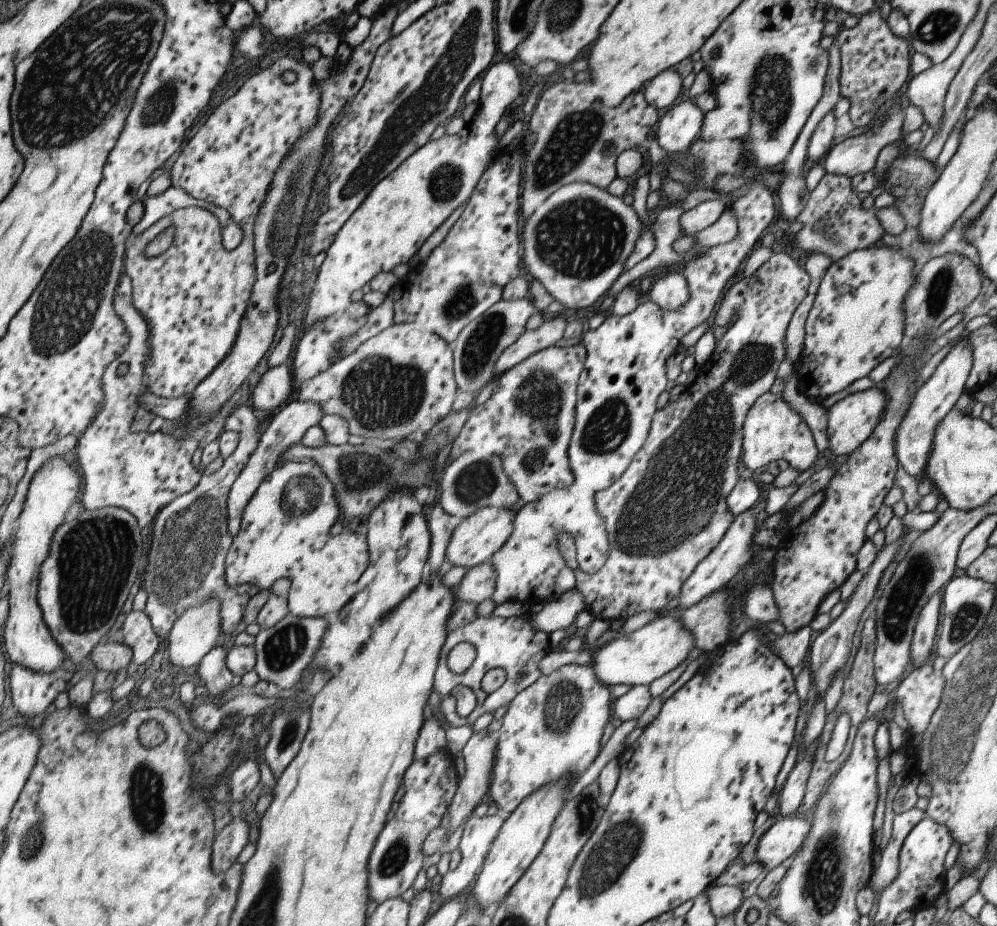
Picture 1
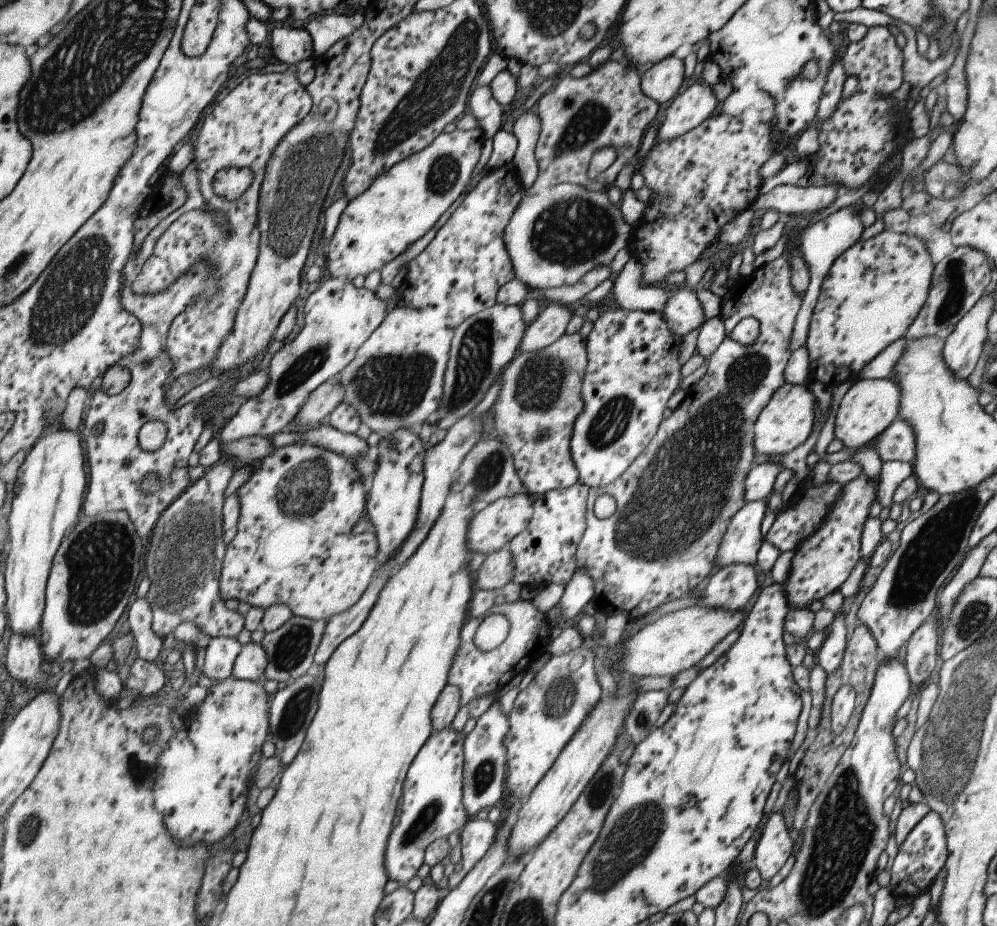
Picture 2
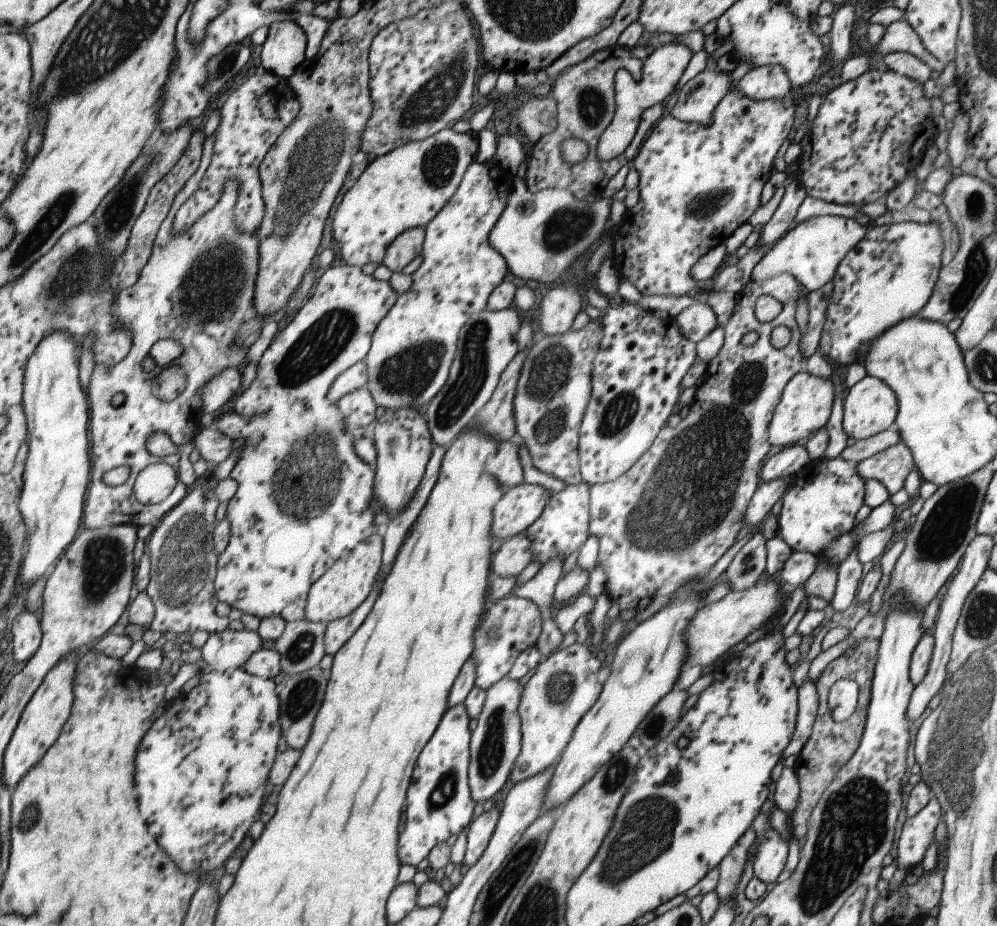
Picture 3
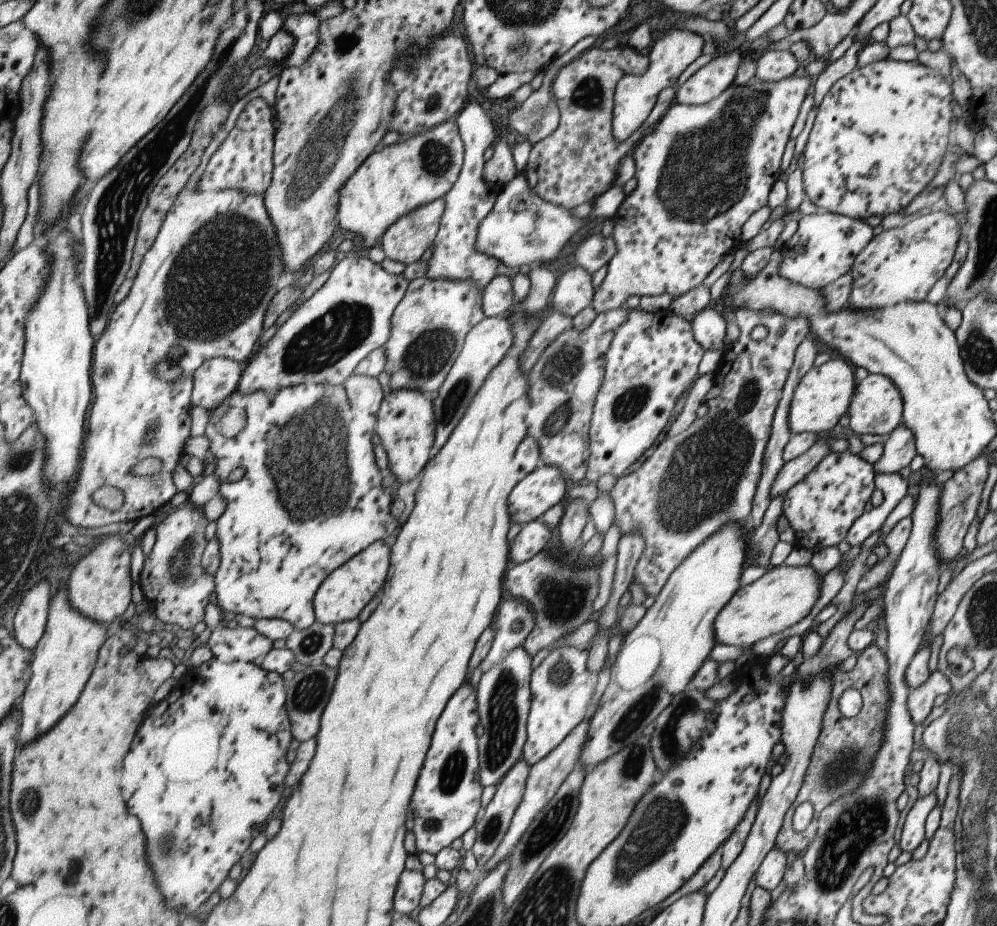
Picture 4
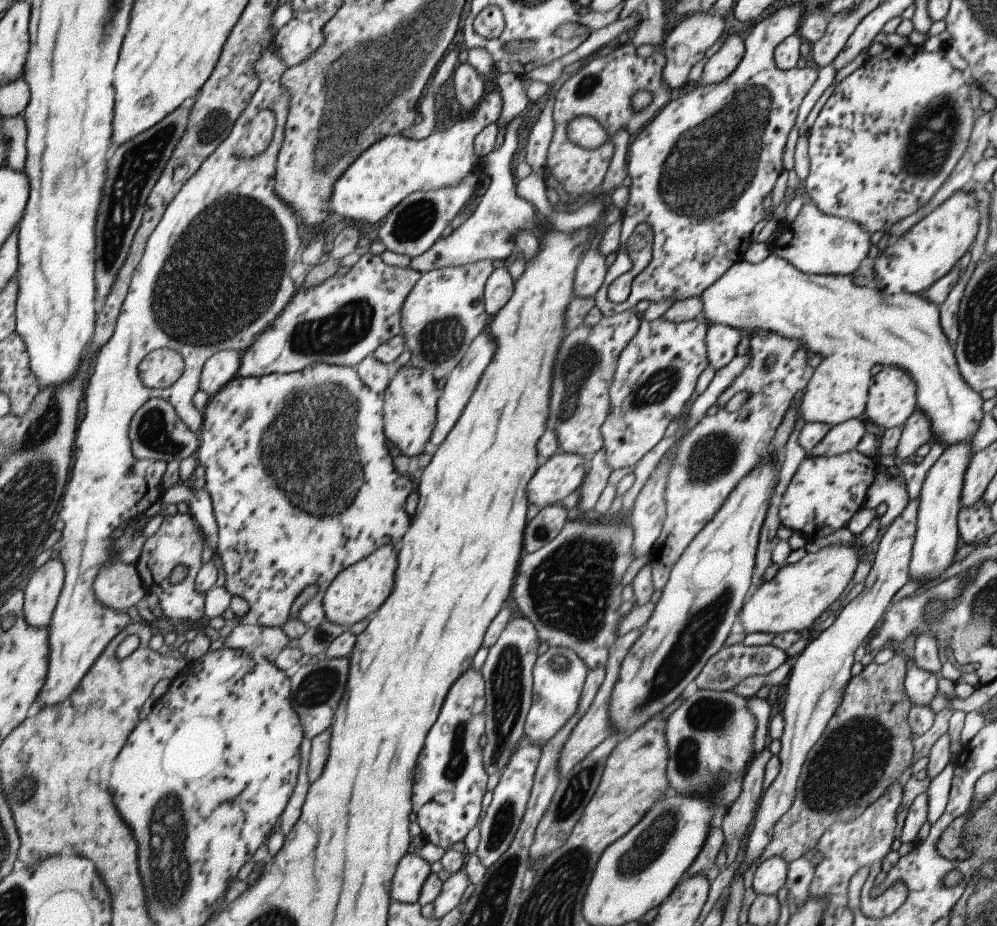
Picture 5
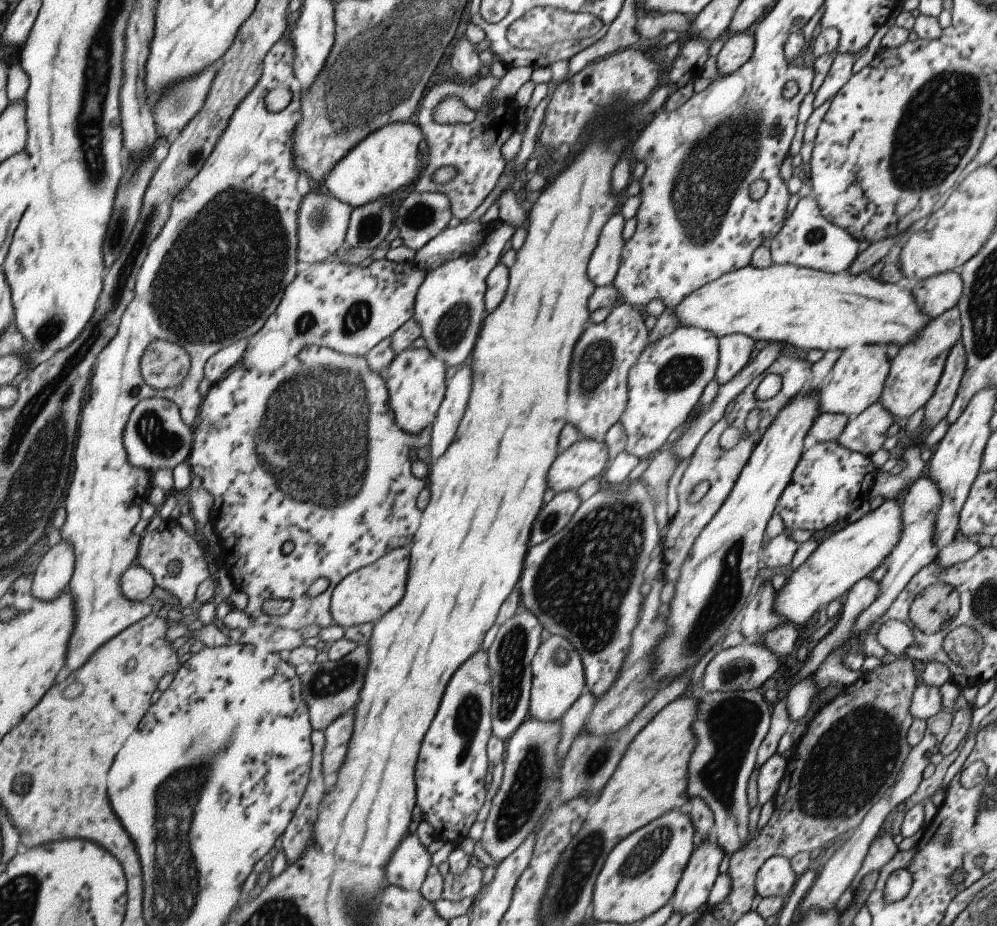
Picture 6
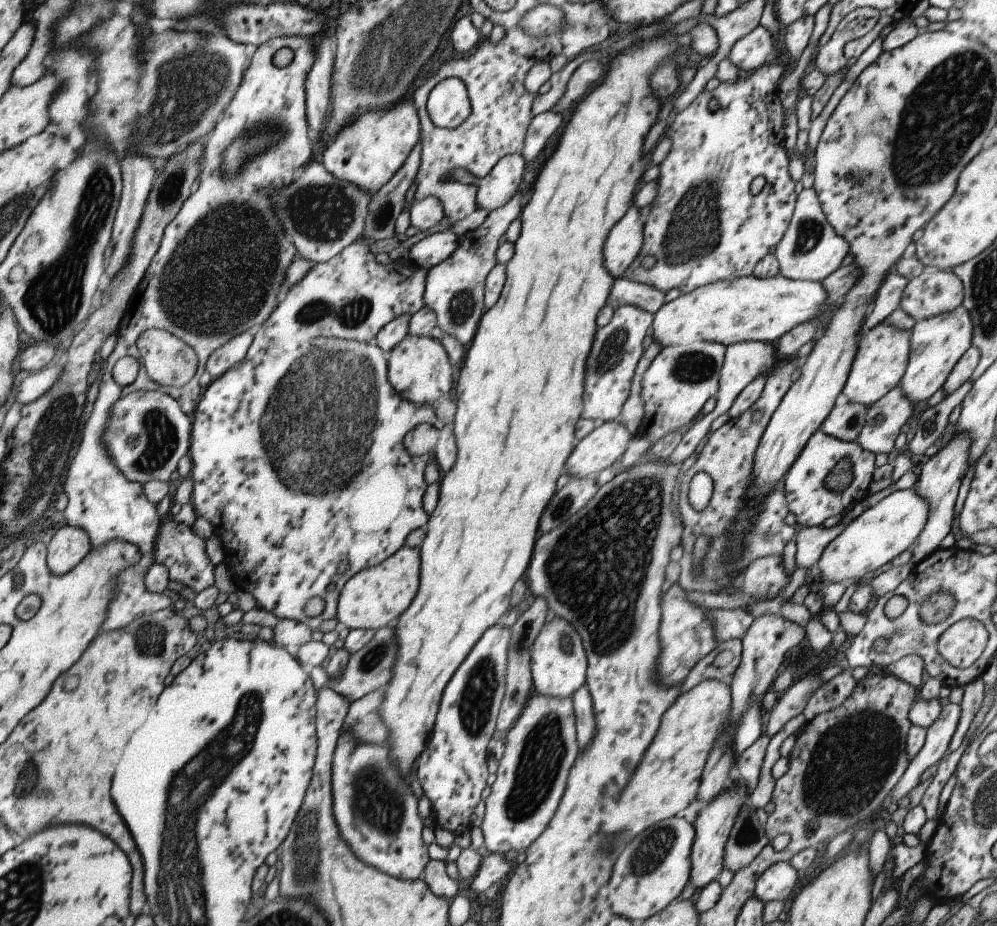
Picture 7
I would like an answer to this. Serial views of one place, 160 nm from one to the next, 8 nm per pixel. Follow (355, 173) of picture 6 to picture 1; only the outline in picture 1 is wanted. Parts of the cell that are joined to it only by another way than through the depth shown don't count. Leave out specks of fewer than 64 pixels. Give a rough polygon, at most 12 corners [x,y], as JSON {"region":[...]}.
{"region":[[513,59],[480,110],[369,193],[319,267],[302,328],[409,262],[465,204],[523,98]]}

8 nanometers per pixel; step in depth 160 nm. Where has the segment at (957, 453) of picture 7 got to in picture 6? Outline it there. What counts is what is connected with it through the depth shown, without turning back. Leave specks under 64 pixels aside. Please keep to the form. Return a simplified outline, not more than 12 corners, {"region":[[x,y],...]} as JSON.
{"region":[[918,476],[901,502],[902,533],[886,556],[877,598],[850,637],[883,614],[938,552],[934,526],[942,501]]}

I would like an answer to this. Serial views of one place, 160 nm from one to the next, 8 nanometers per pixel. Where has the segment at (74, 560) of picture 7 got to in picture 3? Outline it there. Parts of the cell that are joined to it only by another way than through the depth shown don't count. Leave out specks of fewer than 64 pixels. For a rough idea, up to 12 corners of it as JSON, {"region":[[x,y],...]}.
{"region":[[25,610],[11,629],[14,659],[28,663],[43,639],[42,620]]}

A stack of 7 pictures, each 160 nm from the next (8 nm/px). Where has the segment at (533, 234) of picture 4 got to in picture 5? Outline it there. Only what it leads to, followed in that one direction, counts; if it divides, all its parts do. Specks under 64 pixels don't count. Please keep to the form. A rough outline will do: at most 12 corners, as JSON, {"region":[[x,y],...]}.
{"region":[[522,114],[478,157],[489,184],[474,211],[409,266],[420,273],[513,252],[533,228],[509,169]]}

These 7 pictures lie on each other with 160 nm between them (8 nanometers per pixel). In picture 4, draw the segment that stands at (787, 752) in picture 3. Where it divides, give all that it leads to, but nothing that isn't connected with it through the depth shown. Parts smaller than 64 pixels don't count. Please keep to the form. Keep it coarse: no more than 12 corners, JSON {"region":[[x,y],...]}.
{"region":[[867,603],[851,605],[795,677],[808,681],[823,667],[855,657],[846,640]]}

